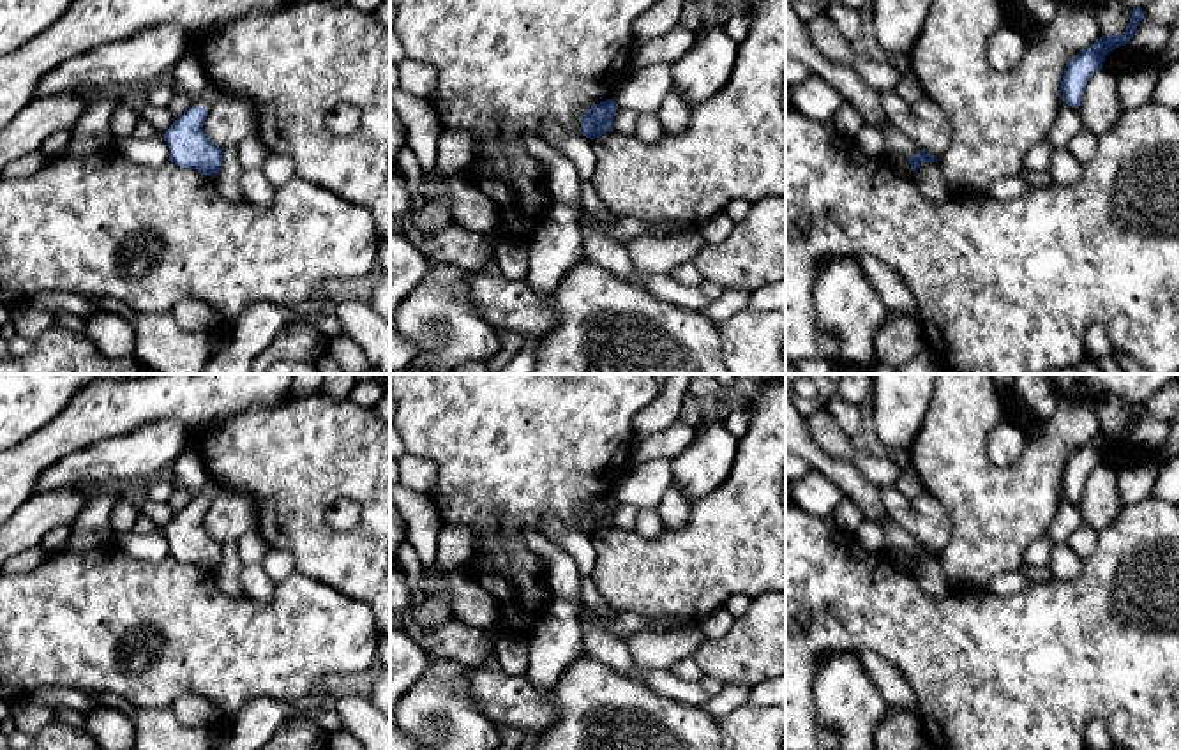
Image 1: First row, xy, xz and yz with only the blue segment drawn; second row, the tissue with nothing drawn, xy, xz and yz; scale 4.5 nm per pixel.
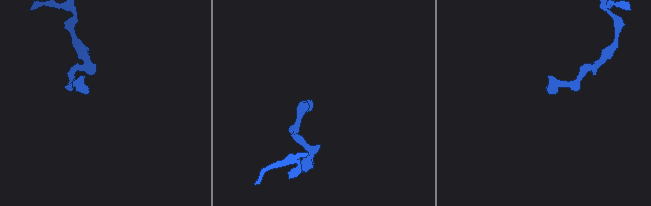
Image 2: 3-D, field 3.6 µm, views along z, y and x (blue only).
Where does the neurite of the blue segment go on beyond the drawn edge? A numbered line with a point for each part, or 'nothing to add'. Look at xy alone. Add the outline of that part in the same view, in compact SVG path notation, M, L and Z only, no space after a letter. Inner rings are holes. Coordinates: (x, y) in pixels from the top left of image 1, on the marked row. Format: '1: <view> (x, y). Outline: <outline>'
1: xy (212, 94). Outline: M208 81L208 86L203 94L203 99L198 106L205 108L210 111L210 108L222 97L229 97L231 94L224 88L219 88L217 85L214 85L212 81Z

